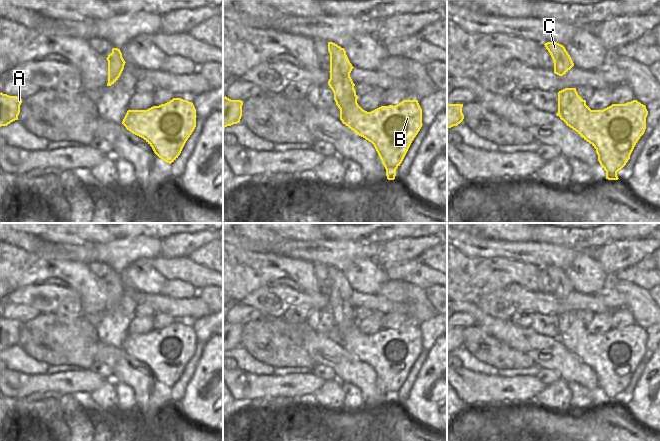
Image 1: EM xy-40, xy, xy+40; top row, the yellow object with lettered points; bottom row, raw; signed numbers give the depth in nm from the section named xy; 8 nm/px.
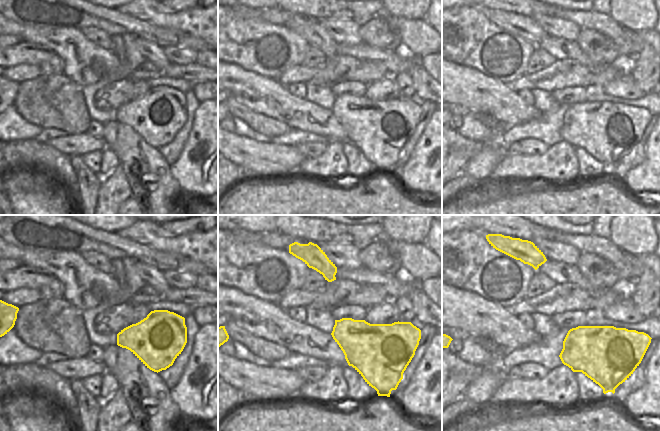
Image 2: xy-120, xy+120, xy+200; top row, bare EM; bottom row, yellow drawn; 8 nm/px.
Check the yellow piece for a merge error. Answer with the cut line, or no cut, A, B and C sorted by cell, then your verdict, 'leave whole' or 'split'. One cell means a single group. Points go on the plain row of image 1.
cut none; groups A B C; leave whole

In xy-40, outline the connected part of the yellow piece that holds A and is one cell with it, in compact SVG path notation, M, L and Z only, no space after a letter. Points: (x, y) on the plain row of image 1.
M0 317L0 351L18 344L22 323Z

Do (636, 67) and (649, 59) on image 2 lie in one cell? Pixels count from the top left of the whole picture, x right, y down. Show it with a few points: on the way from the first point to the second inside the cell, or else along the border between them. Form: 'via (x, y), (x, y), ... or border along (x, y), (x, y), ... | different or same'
via (639, 67), (646, 62) | same

